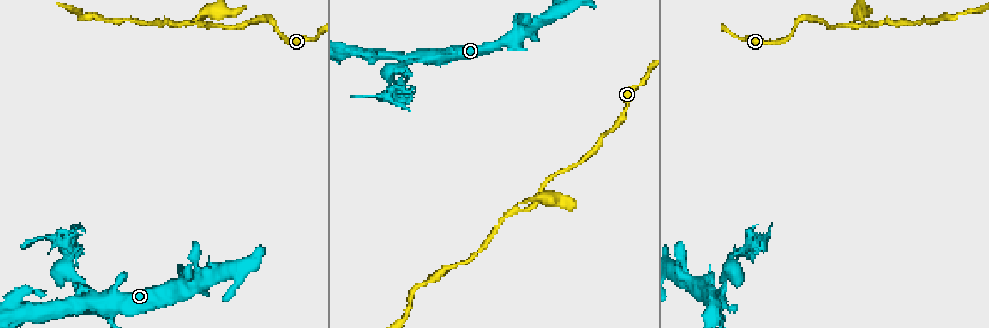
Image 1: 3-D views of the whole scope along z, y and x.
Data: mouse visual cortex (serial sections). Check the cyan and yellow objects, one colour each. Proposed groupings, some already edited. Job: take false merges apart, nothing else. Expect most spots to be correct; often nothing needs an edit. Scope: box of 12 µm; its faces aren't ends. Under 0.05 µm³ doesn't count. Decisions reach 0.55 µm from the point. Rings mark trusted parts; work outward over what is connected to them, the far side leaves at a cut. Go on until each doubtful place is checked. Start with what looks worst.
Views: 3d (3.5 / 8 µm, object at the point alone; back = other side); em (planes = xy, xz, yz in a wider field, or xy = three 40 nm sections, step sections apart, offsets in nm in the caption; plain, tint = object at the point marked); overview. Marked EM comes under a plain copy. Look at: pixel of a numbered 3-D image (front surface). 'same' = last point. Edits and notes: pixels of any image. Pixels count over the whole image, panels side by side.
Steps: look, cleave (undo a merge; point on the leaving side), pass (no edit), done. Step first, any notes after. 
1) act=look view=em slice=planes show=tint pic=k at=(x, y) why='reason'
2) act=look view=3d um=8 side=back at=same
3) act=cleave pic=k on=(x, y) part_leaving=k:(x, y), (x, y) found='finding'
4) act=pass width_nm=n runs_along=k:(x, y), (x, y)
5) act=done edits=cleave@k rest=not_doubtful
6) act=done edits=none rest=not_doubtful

act=look view=3d um=8 pic=1 at=(873, 23) why='two arms in line, one across'

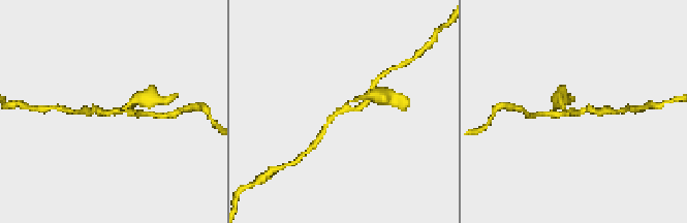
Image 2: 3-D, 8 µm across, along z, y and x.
act=look view=em slice=xy step=1 show=tint pic=2 at=(573, 111) arms=3 arm_widths_nm=200,200,200 why='now the EM'

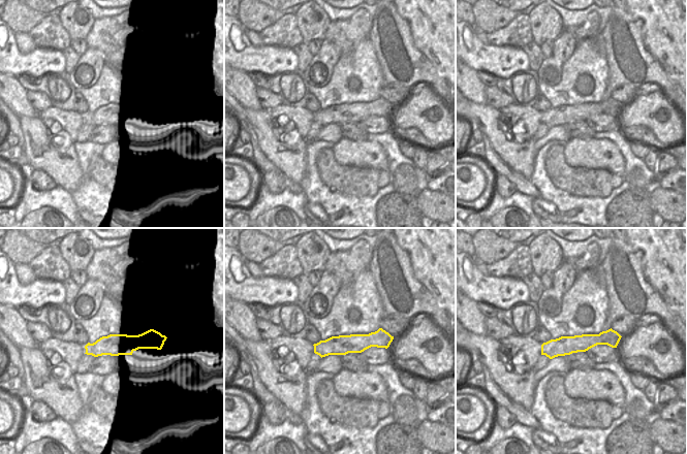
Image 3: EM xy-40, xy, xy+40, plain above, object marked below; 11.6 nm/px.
act=pass found='one cell here'

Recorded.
act=look view=3d um=3.5 pic=1 at=(77, 302) why='thick turns thin'

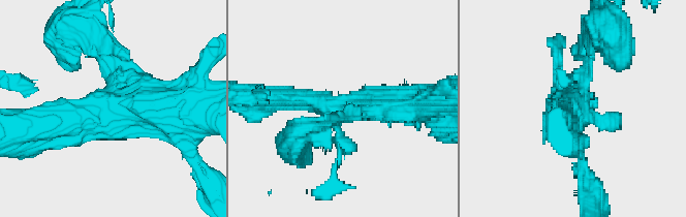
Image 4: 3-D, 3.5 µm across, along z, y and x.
act=look view=em slice=xy step=2 show=tint pic=4 at=(113, 104)

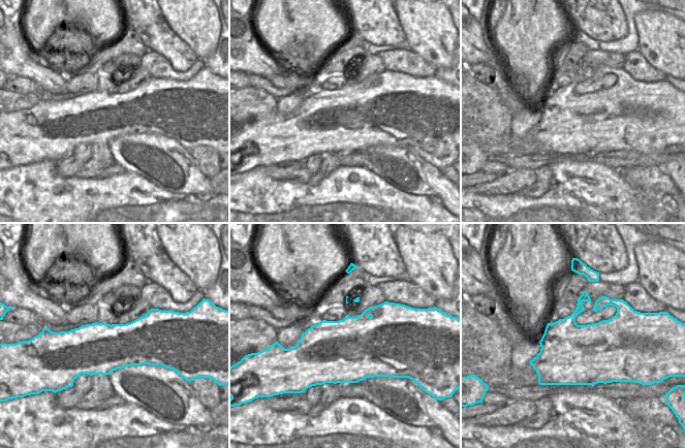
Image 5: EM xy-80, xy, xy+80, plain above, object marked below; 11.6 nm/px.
act=pass runs_along=4:(180, 112), (135, 102), (50, 124) found='one cell here'

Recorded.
act=look view=3d um=8 pic=1 at=(750, 245) why='sharp bend'

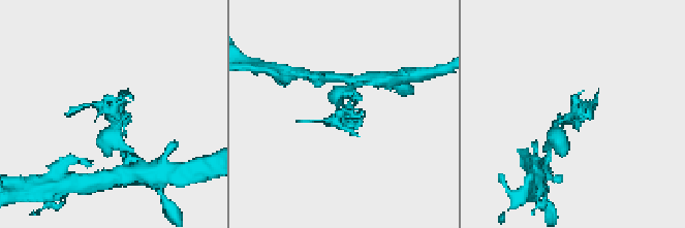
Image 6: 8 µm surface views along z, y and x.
act=look view=em slice=xy step=2 show=tint pic=6 at=(346, 115)

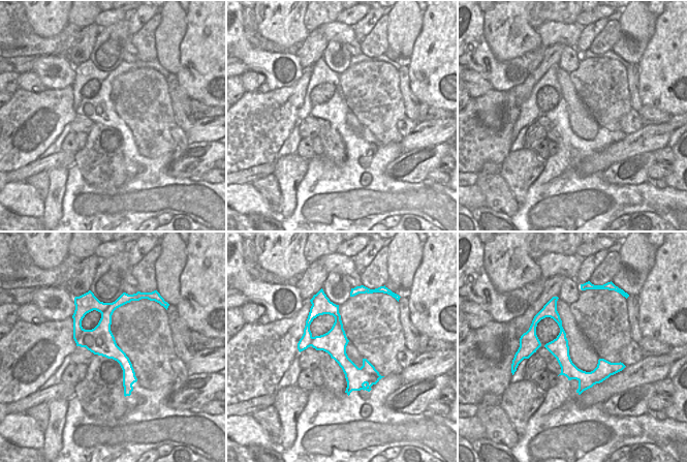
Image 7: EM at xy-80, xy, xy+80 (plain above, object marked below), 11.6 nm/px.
act=pass width_nm=300 runs_along=7:(325, 306), (337, 316), (338, 353), (363, 387) found='all the same cell'

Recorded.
act=look view=3d um=3.5 side=back pic=1 at=(712, 306) why='three-way junction'

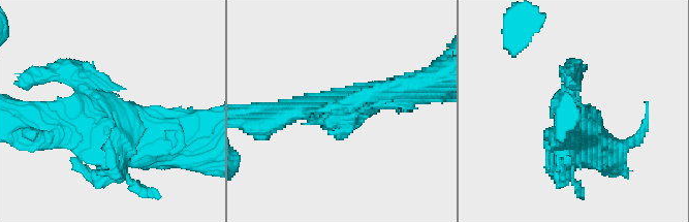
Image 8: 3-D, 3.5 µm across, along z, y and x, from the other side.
act=look view=em slice=planes show=tint pic=8 at=(321, 113)

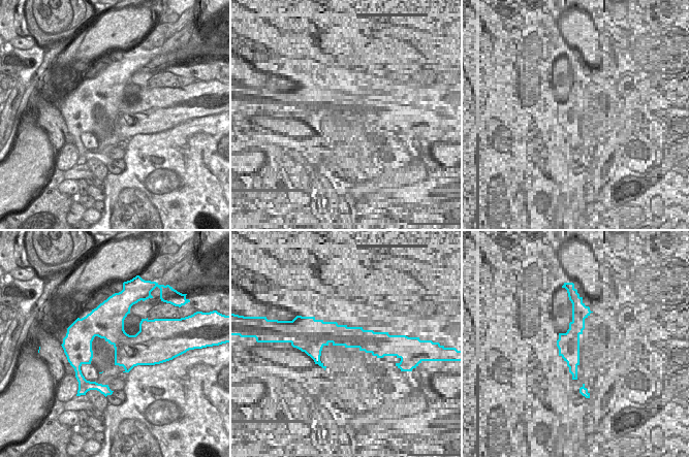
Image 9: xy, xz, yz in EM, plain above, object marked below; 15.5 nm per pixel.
act=pass width_nm=480 runs_along=8:(30, 124), (91, 114), (68, 73), (47, 73) found='all the same cell'

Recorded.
act=done edits=none rest=not_doubtful

